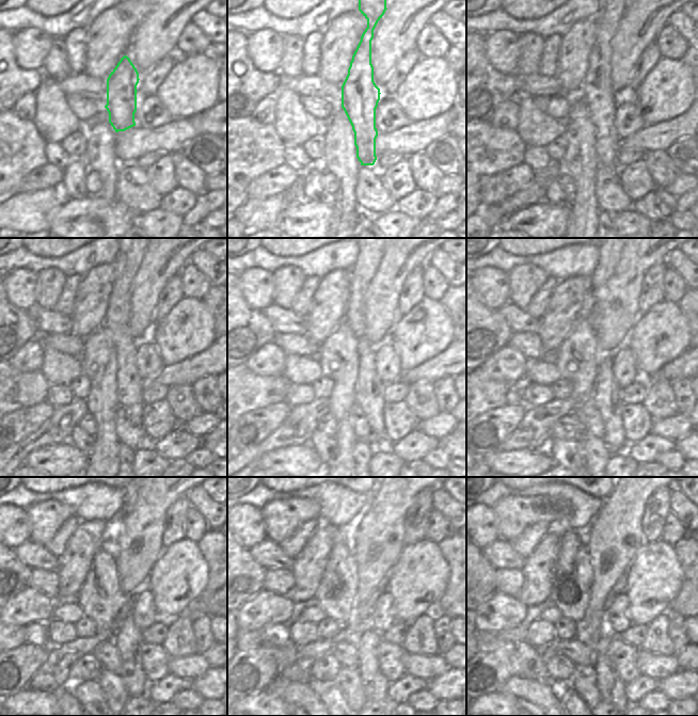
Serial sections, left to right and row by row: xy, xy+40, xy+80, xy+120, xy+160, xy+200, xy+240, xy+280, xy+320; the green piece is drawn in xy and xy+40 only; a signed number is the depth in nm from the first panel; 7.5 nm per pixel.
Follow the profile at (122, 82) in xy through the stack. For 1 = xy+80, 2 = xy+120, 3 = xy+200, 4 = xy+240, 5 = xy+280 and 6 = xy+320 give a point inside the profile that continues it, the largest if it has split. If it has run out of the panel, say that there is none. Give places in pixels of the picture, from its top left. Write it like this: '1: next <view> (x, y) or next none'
1: next xy+80 (597, 91)
2: next xy+120 (130, 385)
3: next xy+200 (605, 398)
4: next xy+240 (128, 639)
5: next xy+280 (375, 685)
6: next xy+320 (612, 689)

